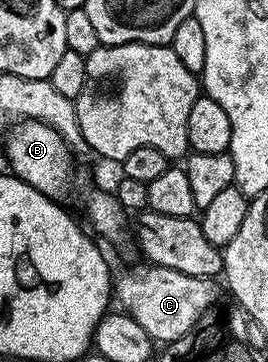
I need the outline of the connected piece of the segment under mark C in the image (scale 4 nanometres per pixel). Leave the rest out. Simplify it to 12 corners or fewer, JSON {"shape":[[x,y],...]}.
{"shape":[[144,265],[116,301],[154,343],[191,332],[218,301],[213,278]]}

